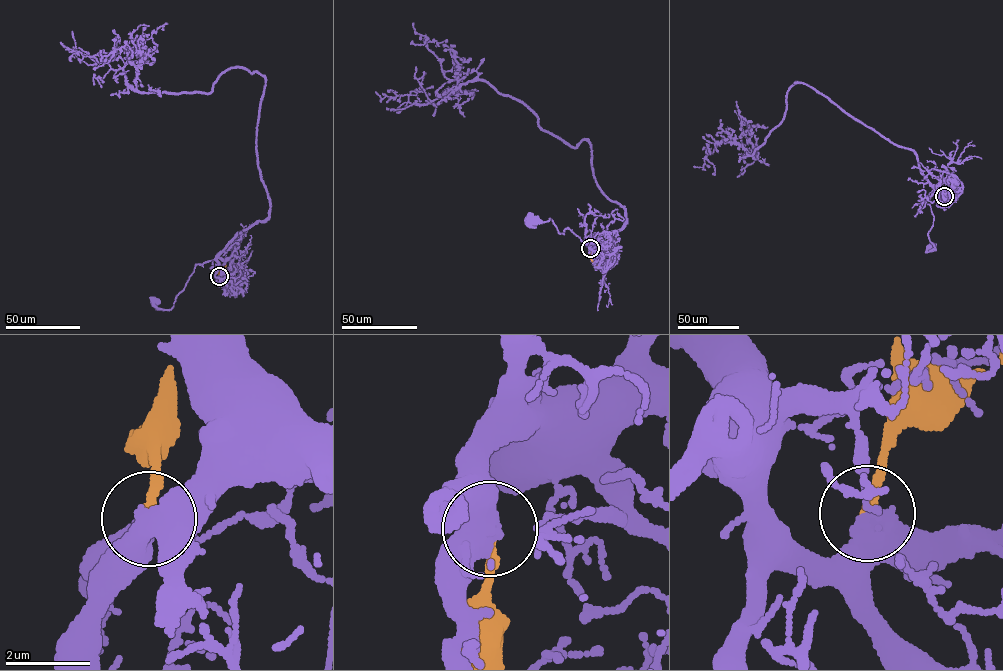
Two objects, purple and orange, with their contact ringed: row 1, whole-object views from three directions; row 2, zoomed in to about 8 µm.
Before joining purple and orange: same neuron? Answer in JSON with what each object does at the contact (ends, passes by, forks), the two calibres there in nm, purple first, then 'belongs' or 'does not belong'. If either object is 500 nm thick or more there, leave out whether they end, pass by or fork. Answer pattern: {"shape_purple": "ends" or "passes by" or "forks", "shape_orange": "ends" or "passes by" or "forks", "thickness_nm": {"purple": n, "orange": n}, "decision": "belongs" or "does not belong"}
{"shape_purple": "forks", "shape_orange": "ends", "thickness_nm": {"purple": 320, "orange": 240}, "decision": "does not belong"}

